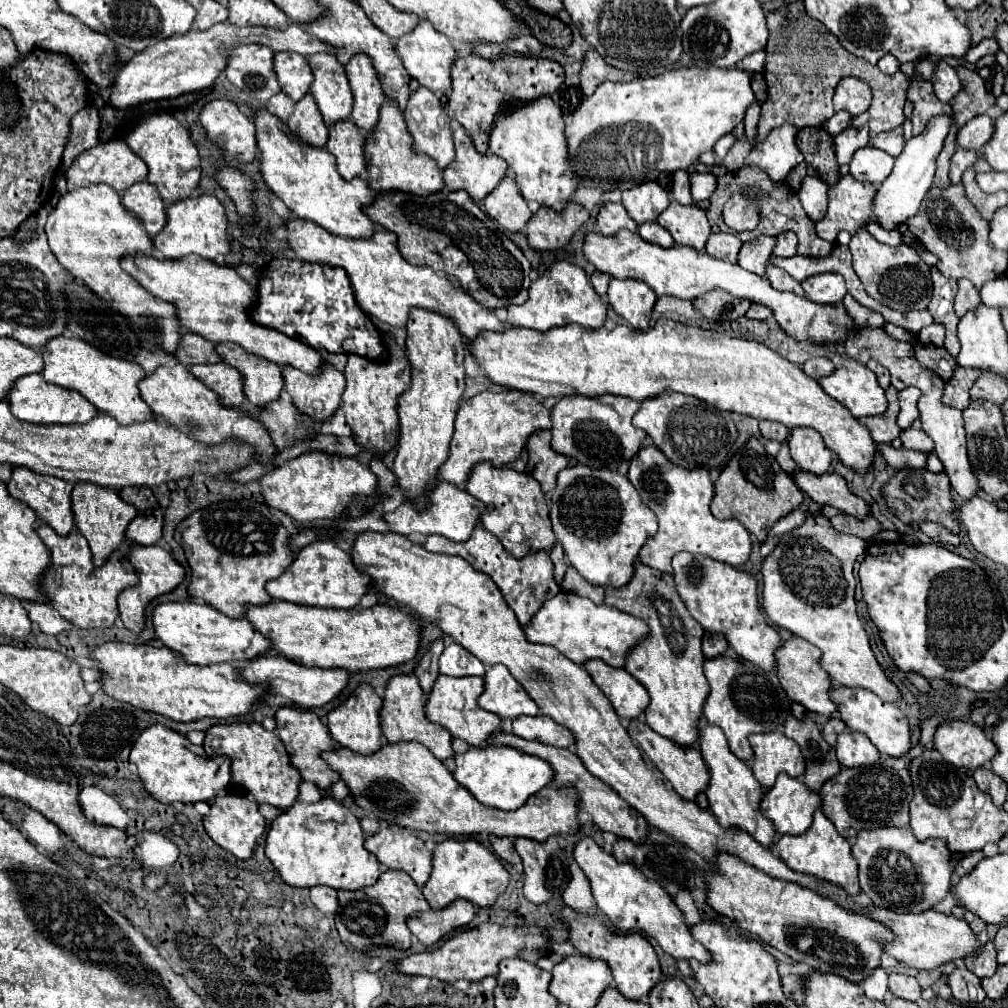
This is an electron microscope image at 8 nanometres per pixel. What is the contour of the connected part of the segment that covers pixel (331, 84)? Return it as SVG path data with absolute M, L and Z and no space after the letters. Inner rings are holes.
M314 53L306 57L312 67L314 83L310 93L324 117L326 125L346 119L352 113L352 91L344 65L332 53Z

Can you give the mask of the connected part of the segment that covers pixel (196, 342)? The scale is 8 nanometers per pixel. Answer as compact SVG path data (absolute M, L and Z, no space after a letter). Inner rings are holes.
M184 333L180 337L180 345L174 353L174 357L186 365L186 367L194 367L194 365L212 365L218 363L218 355L214 355L214 343L202 339L200 335L192 335L192 333Z

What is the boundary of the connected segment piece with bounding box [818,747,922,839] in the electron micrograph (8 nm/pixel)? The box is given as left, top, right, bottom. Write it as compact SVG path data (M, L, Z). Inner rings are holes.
M912 747L910 753L904 753L902 757L882 757L866 769L842 769L822 785L818 791L822 799L820 809L836 825L842 837L854 839L858 829L908 825L908 803L912 799L908 765L914 755L920 755L920 751L920 747Z

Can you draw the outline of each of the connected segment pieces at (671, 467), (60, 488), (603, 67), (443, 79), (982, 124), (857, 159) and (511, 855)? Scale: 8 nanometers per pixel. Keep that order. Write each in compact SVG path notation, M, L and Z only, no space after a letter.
M644 445L636 457L630 461L628 479L638 489L642 501L656 513L658 517L658 533L650 537L642 549L640 549L640 561L672 573L670 559L678 551L690 551L690 553L702 553L716 561L728 563L732 567L742 565L752 549L750 535L738 521L718 521L710 513L710 499L714 495L714 487L710 481L710 475L706 469L682 469L674 463L670 463L662 451L658 451L654 445Z
M14 467L12 469L12 479L8 483L8 491L16 499L24 499L24 503L30 505L36 511L40 521L48 523L58 535L68 535L74 527L74 513L72 513L72 505L70 505L72 487L74 485L66 483L64 479L44 477L44 475L38 475L34 471L30 471L28 467Z
M594 49L586 51L580 69L580 87L584 95L592 95L604 81L620 81L620 71L610 67Z
M420 21L410 33L406 33L404 37L400 37L396 41L394 49L396 49L398 57L402 59L410 77L420 81L420 85L428 87L436 95L448 93L448 89L450 89L450 67L456 59L456 53L454 53L454 47L452 47L450 39L446 39L446 35L436 31L430 23Z
M978 115L978 117L970 119L964 127L960 127L956 145L962 149L980 151L992 133L994 133L994 121L988 115Z
M870 145L858 149L850 161L850 175L858 181L882 183L894 167L894 157L886 155L882 149L874 149Z
M490 835L490 843L492 843L494 853L496 853L502 861L506 861L506 863L510 863L510 865L520 863L520 855L516 853L516 849L514 849L514 841L512 841L512 839Z

